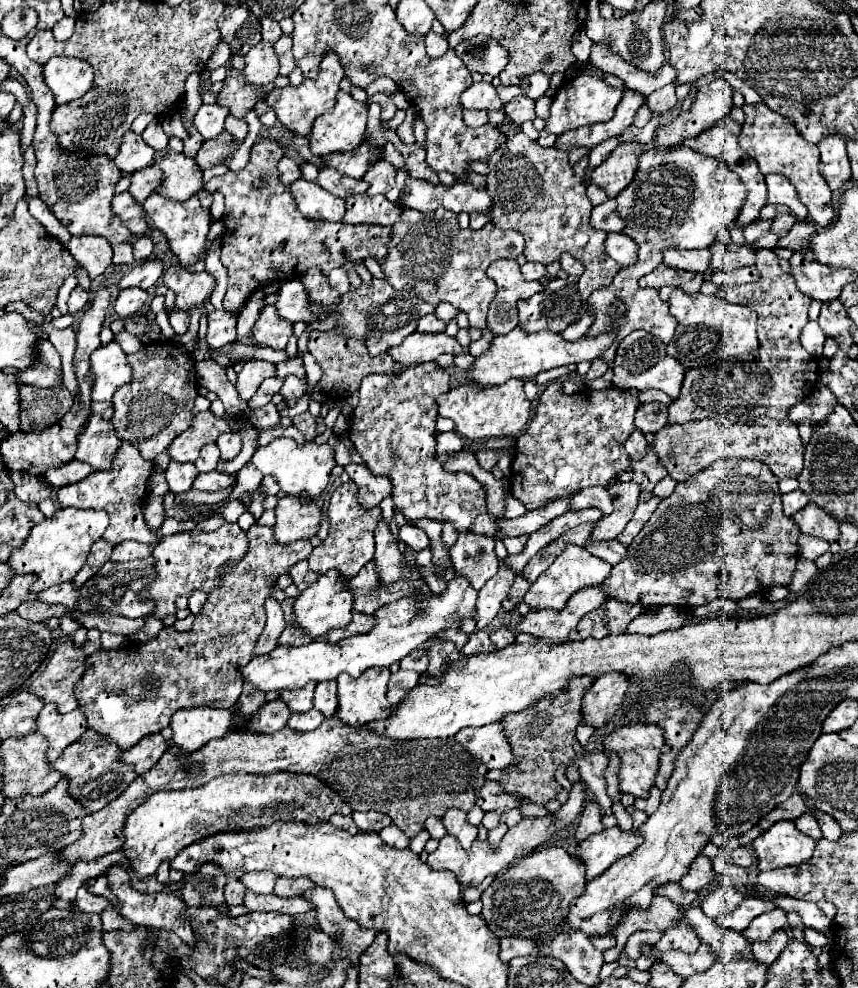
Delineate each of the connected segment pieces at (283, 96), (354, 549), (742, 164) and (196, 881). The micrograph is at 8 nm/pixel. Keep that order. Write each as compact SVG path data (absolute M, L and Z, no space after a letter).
M329 51L321 63L321 69L319 69L319 77L317 79L305 79L299 87L283 87L283 89L273 89L269 91L267 95L267 105L271 109L275 109L277 113L277 119L295 135L303 135L307 137L313 129L313 121L315 117L323 115L325 111L329 111L331 107L335 107L335 95L339 91L339 81L345 77L343 73L343 67L337 59L337 55L333 51Z
M349 481L349 483L343 483L333 493L327 517L331 521L329 537L319 547L313 549L313 553L309 555L309 567L311 567L311 571L315 571L319 575L323 575L329 569L339 569L345 579L351 579L359 573L361 567L365 567L373 559L373 551L375 551L373 531L375 531L377 519L381 517L381 509L375 507L371 511L365 511L357 503L357 487L353 487L353 483Z
M725 117L723 127L709 127L709 131L701 133L697 139L687 139L685 145L691 147L693 151L701 153L701 155L707 155L707 157L713 157L713 159L725 163L725 165L727 165L733 173L737 173L739 179L745 183L745 187L747 187L747 199L745 199L745 207L741 209L741 215L737 217L737 225L743 229L743 227L747 227L749 223L757 221L761 209L767 205L767 187L765 187L765 177L759 173L757 163L753 161L753 157L749 157L749 155L739 147L739 143L737 143L739 129L741 129L739 123L735 123L731 117Z
M207 863L201 871L195 871L193 875L185 875L183 883L185 887L181 889L181 897L189 905L203 905L203 903L221 905L221 901L225 901L223 897L225 875L213 863Z

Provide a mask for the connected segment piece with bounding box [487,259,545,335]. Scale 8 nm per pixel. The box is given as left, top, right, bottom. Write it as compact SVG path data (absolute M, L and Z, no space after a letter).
M501 259L491 263L487 267L487 277L497 285L497 295L493 299L493 307L489 309L487 323L495 335L505 335L517 327L517 301L545 291L545 285L523 279L515 259Z

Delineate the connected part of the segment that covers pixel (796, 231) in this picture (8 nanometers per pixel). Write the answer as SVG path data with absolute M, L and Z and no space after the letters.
M805 221L796 222L791 229L791 233L781 239L779 247L787 247L791 251L806 251L806 259L813 261L815 260L815 256L809 249L809 240L810 236L816 233L817 231L811 223L805 223Z

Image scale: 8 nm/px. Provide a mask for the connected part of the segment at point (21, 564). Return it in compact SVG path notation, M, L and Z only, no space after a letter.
M57 509L51 519L45 519L33 527L29 539L25 541L25 547L13 551L13 555L9 557L9 565L17 573L33 573L39 577L39 581L33 585L33 593L45 591L51 585L63 581L71 581L83 569L91 545L103 537L107 527L109 515L103 509Z

